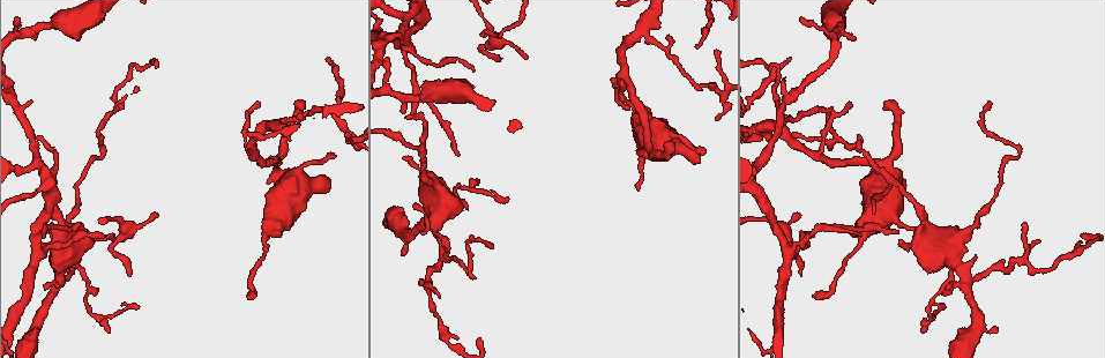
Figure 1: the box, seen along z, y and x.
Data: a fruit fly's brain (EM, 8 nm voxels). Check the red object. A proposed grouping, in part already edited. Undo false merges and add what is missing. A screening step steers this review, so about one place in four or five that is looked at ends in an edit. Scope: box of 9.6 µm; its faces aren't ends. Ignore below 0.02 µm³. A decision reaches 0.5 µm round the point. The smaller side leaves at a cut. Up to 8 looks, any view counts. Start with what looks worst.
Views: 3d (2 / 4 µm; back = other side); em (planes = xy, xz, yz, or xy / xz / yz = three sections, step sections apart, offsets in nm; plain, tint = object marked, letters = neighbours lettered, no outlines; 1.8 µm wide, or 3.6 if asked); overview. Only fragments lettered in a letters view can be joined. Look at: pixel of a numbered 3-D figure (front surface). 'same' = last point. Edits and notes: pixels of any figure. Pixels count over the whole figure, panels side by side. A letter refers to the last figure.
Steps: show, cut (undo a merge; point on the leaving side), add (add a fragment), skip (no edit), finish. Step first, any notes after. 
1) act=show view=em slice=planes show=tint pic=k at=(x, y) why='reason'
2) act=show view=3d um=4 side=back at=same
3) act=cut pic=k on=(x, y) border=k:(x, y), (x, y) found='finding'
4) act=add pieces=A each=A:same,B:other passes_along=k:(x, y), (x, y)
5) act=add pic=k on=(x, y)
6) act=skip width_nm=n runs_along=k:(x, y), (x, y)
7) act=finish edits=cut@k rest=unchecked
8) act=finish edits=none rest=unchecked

act=show view=3d um=2 side=back pic=1 at=(130, 274) why='tapers out'

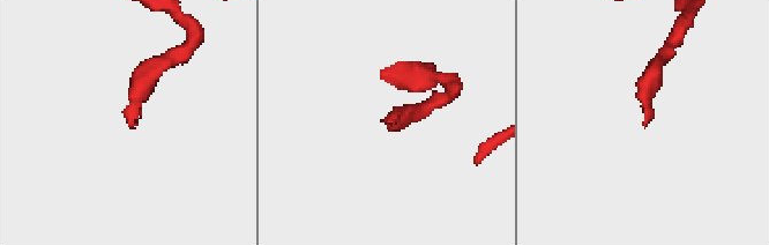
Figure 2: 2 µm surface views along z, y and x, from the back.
act=show view=em slice=xy step=8 show=letters pic=2 at=(391, 121) why='now the EM'

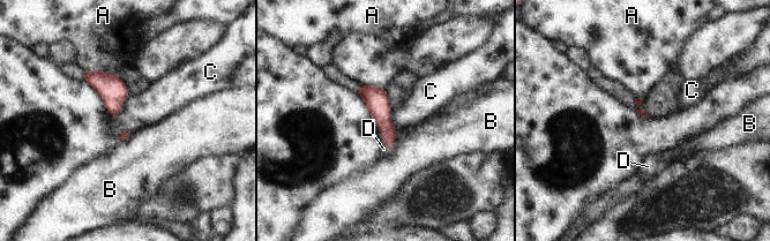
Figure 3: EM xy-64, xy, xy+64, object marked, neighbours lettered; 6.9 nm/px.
act=show view=em slice=planes show=letters at=same why='another direction'

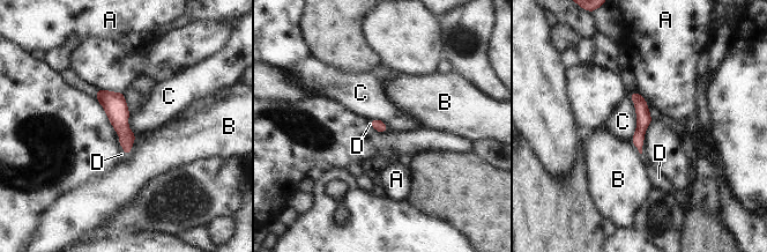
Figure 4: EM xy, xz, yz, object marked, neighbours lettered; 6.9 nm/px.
act=add pic=4 on=(657, 177) each=A:other,B:other,C:other,D:same passes_along=4:(643, 117), (642, 146), (657, 177) found='it goes on there'

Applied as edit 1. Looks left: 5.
act=show view=em slice=yz step=4 show=tint pic=1 at=(672, 142) why='branch stops here'

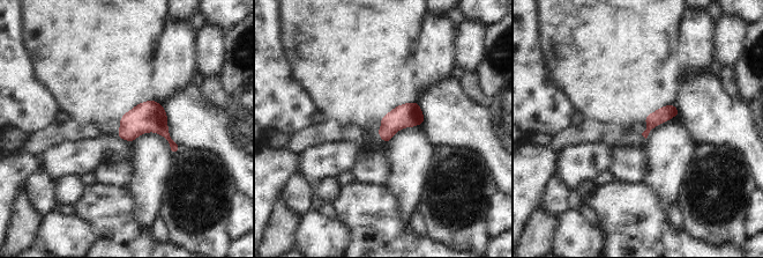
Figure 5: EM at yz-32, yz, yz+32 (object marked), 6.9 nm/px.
act=show view=em slice=planes show=letters at=same why='another direction'

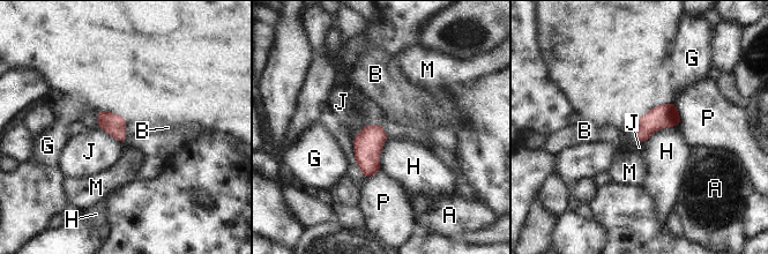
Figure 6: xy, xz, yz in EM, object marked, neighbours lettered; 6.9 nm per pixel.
act=skip each=A:other,B:other,G:other,H:other,J:other,M:other,P:other border=6:(679, 124), (656, 129), (643, 144) found='no lettered fragment goes on from it'

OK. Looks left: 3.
act=show view=em slice=yz step=4 show=letters pic=1 at=(792, 135)

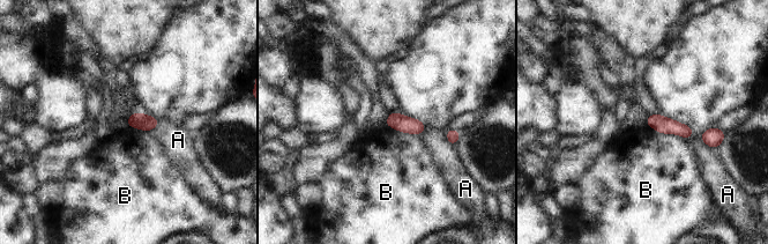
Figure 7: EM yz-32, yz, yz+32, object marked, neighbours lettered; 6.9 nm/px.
act=skip each=A:other,B:other border=7:(646, 124), (687, 139) found='none of them fits'

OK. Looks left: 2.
act=finish edits=add@4 rest=unchecked

